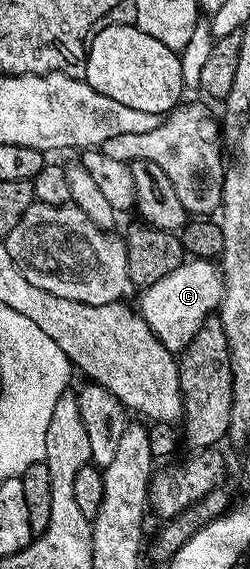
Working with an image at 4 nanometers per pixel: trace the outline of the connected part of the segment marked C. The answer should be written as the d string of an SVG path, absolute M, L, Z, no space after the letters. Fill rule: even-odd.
M192 257L181 263L178 269L174 269L174 273L170 273L170 277L162 277L162 281L143 288L139 295L138 314L146 321L146 325L150 325L150 329L158 337L158 341L162 341L162 345L166 345L168 351L182 353L188 348L190 341L194 341L202 324L219 308L220 300L224 298L224 276L221 268L215 262Z

